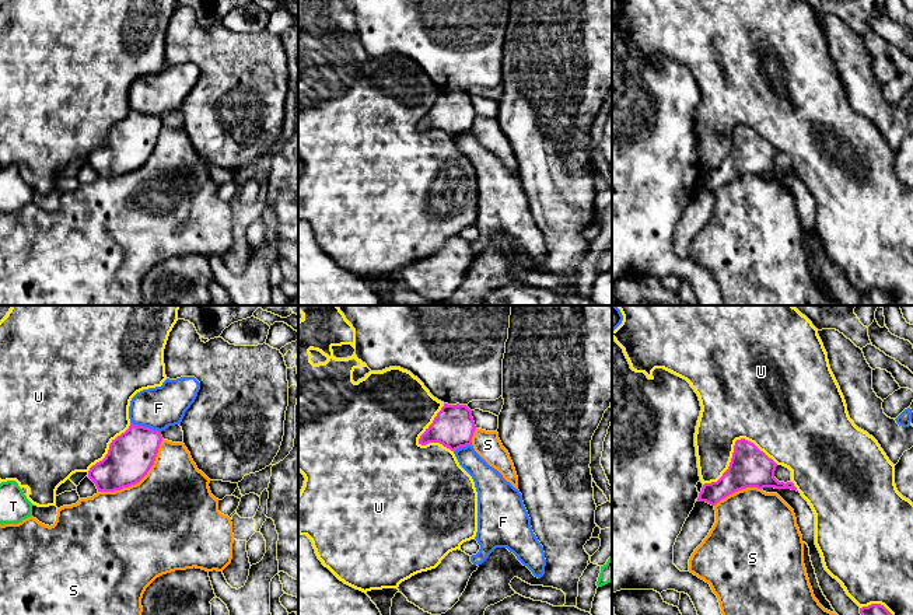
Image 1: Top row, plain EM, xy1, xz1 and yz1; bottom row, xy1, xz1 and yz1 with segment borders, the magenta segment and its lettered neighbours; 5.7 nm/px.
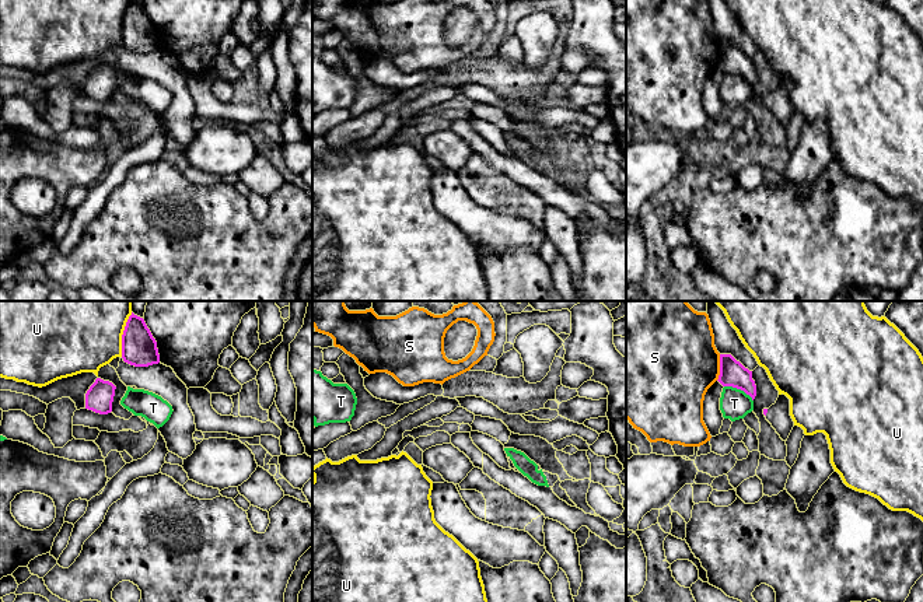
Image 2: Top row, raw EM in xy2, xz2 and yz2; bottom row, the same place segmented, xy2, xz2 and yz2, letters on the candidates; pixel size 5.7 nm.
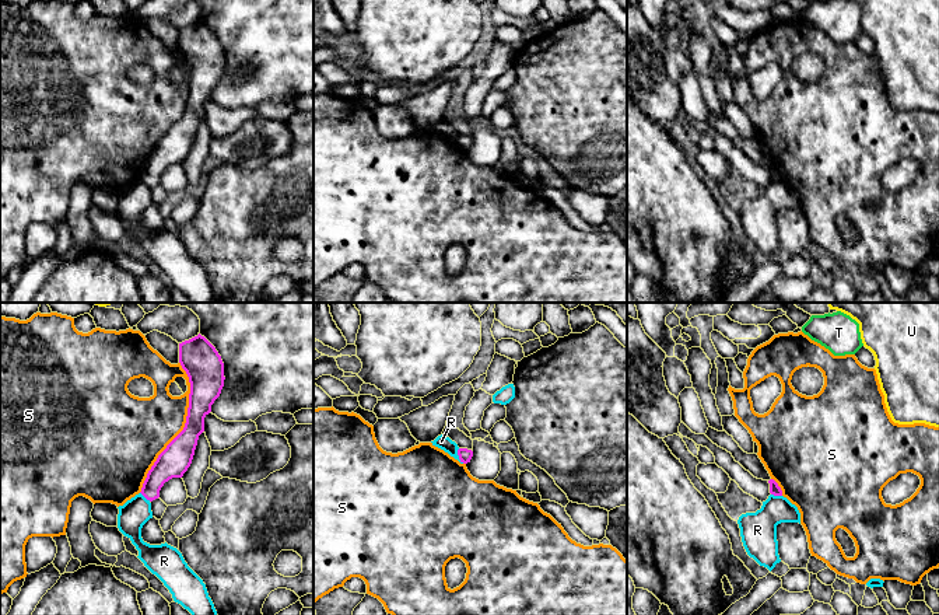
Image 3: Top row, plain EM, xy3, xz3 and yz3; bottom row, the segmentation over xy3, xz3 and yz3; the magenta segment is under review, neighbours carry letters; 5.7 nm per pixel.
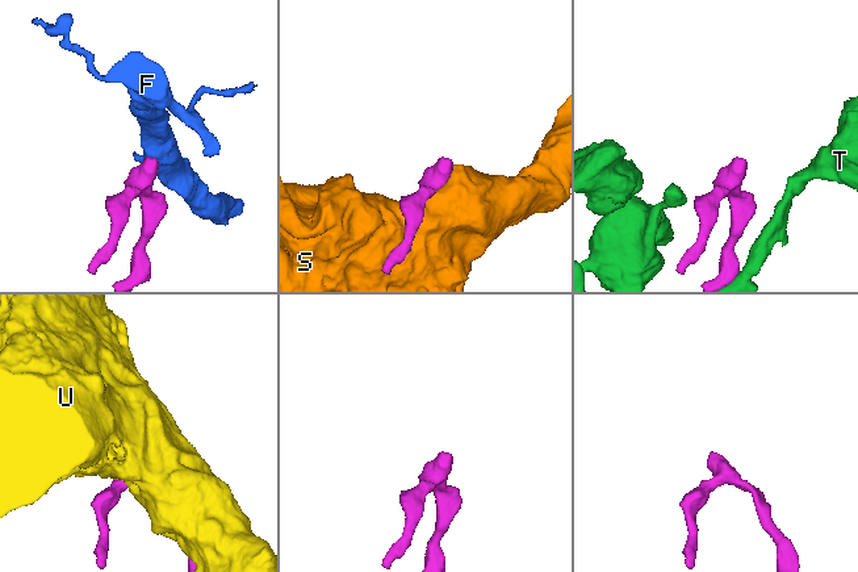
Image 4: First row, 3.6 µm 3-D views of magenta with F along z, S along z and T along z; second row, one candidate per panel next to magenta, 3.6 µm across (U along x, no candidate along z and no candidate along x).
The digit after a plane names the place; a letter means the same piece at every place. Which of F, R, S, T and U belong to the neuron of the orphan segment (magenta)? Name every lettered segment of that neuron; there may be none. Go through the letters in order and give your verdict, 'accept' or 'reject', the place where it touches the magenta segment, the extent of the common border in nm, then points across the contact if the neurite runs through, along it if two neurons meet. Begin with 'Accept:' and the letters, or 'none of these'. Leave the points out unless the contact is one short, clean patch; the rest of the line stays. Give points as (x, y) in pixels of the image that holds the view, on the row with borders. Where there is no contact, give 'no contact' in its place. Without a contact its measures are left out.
Accept: none of these
F: reject; meets magenta in xy1 at (146, 427); contact 190 nm long; border along xy1 (130, 422), (160, 432)
R: reject; meets magenta in xz3 at (458, 454); contact 90 nm long; border along xz3 (458, 448), (458, 457), (463, 463)
S: reject; meets magenta in xy3 at (184, 427); contact 800 nm long
T: reject; meets magenta in yz2 at (740, 388); contact 190 nm long
U: reject; meets magenta in yz1 at (734, 447); contact 440 nm long

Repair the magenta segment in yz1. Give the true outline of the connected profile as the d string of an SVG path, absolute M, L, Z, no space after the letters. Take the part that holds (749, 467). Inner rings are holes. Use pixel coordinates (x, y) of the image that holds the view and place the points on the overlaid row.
M741 438L735 441L728 469L717 482L704 483L697 502L716 506L727 496L746 488L774 488L797 490L793 482L779 482L774 478L777 464L753 443Z

